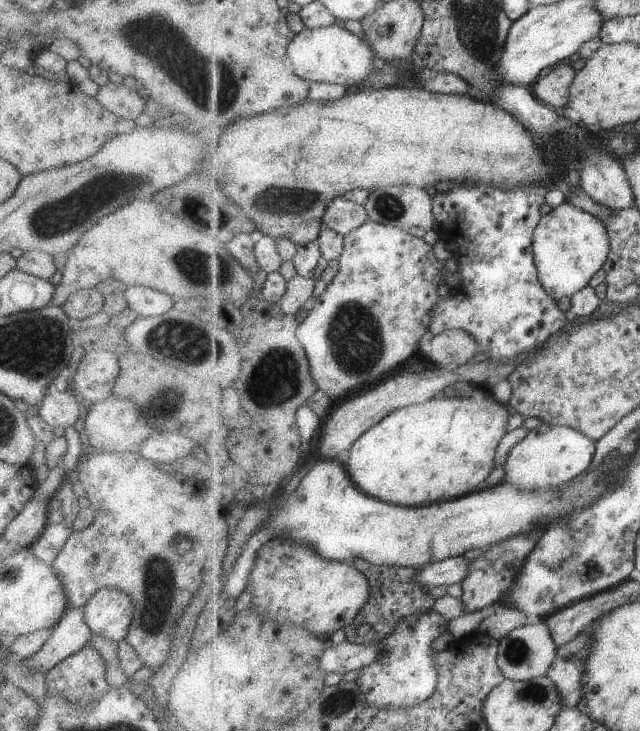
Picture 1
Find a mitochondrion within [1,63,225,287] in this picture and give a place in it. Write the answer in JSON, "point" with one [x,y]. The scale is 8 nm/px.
{"point":[55,217]}

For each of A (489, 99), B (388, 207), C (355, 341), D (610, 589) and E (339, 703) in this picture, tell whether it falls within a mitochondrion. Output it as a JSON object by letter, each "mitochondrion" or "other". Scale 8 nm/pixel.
{"A":"other","B":"mitochondrion","C":"mitochondrion","D":"other","E":"mitochondrion"}

